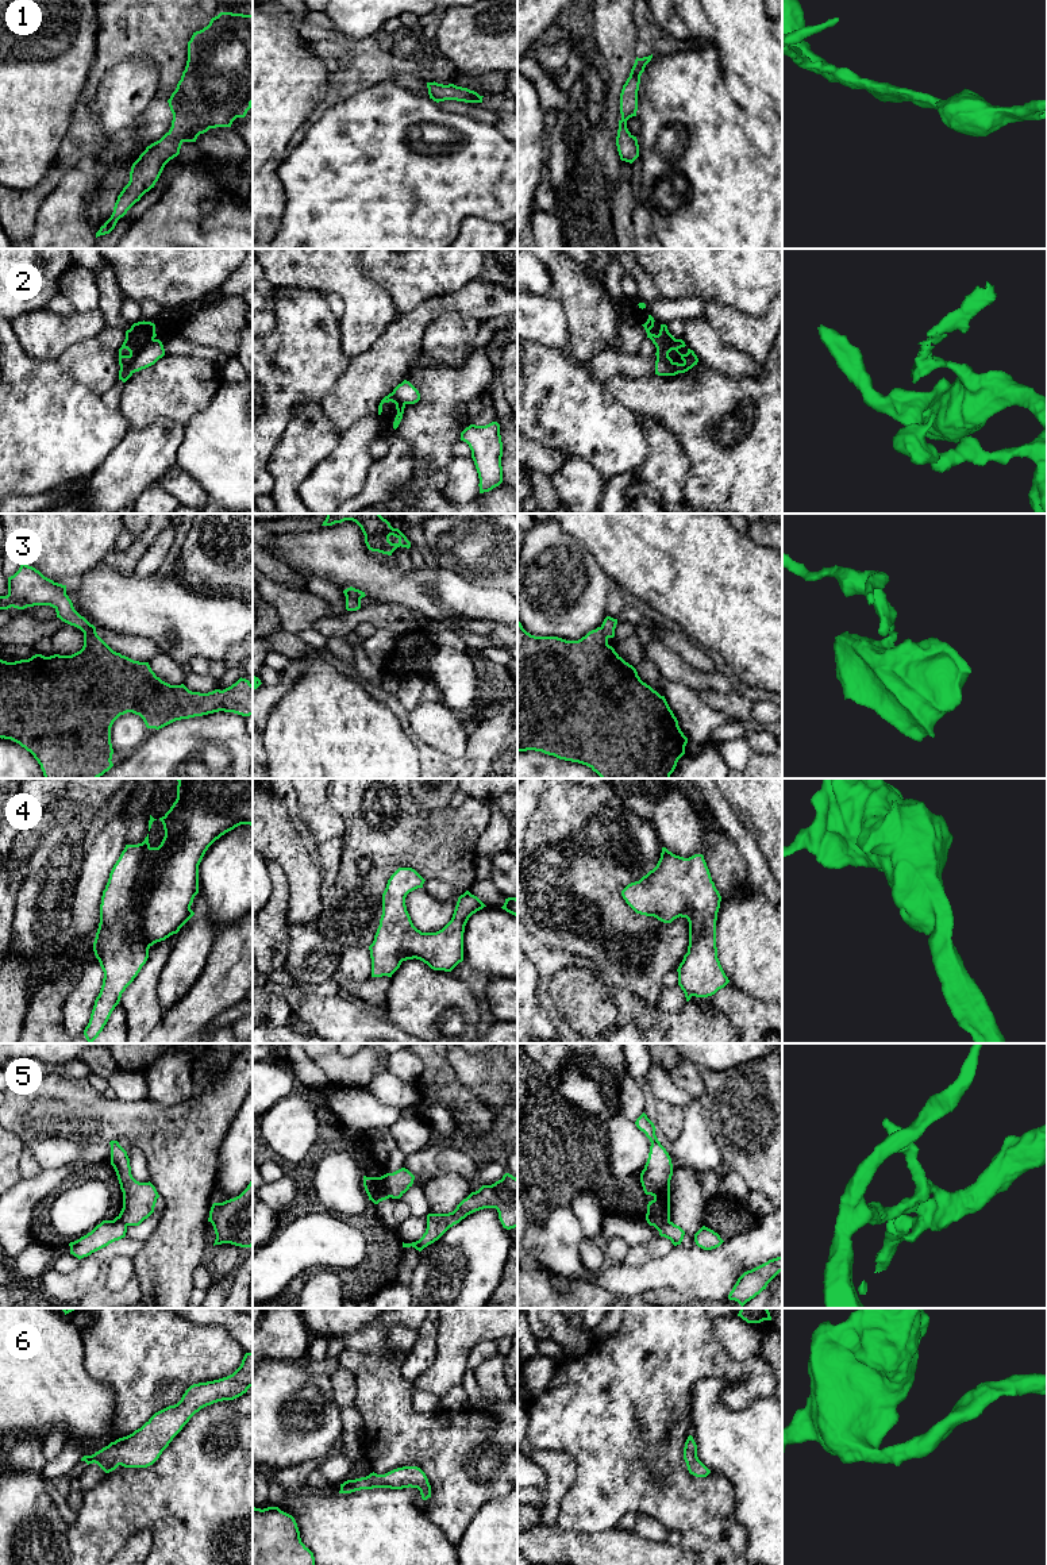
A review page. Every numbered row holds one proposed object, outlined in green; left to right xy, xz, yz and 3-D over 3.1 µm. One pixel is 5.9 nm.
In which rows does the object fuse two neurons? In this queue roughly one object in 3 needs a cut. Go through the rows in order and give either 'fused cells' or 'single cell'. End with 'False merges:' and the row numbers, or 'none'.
1: single cell
2: fused cells
3: fused cells
4: single cell
5: fused cells
6: single cell
False merges: 2, 3, 5

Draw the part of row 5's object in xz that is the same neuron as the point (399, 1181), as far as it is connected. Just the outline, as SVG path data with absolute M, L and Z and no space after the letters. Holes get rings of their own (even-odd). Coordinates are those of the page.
M405 1168L386 1173L386 1187L392 1199L400 1199L413 1184L415 1176Z

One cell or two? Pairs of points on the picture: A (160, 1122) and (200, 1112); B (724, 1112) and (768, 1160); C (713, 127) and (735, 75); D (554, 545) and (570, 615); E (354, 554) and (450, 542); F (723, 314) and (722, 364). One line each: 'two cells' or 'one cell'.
A: one cell
B: one cell
C: two cells
D: one cell
E: two cells
F: two cells

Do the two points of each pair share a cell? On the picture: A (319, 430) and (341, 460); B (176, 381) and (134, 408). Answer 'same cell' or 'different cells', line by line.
A: different cells
B: same cell

